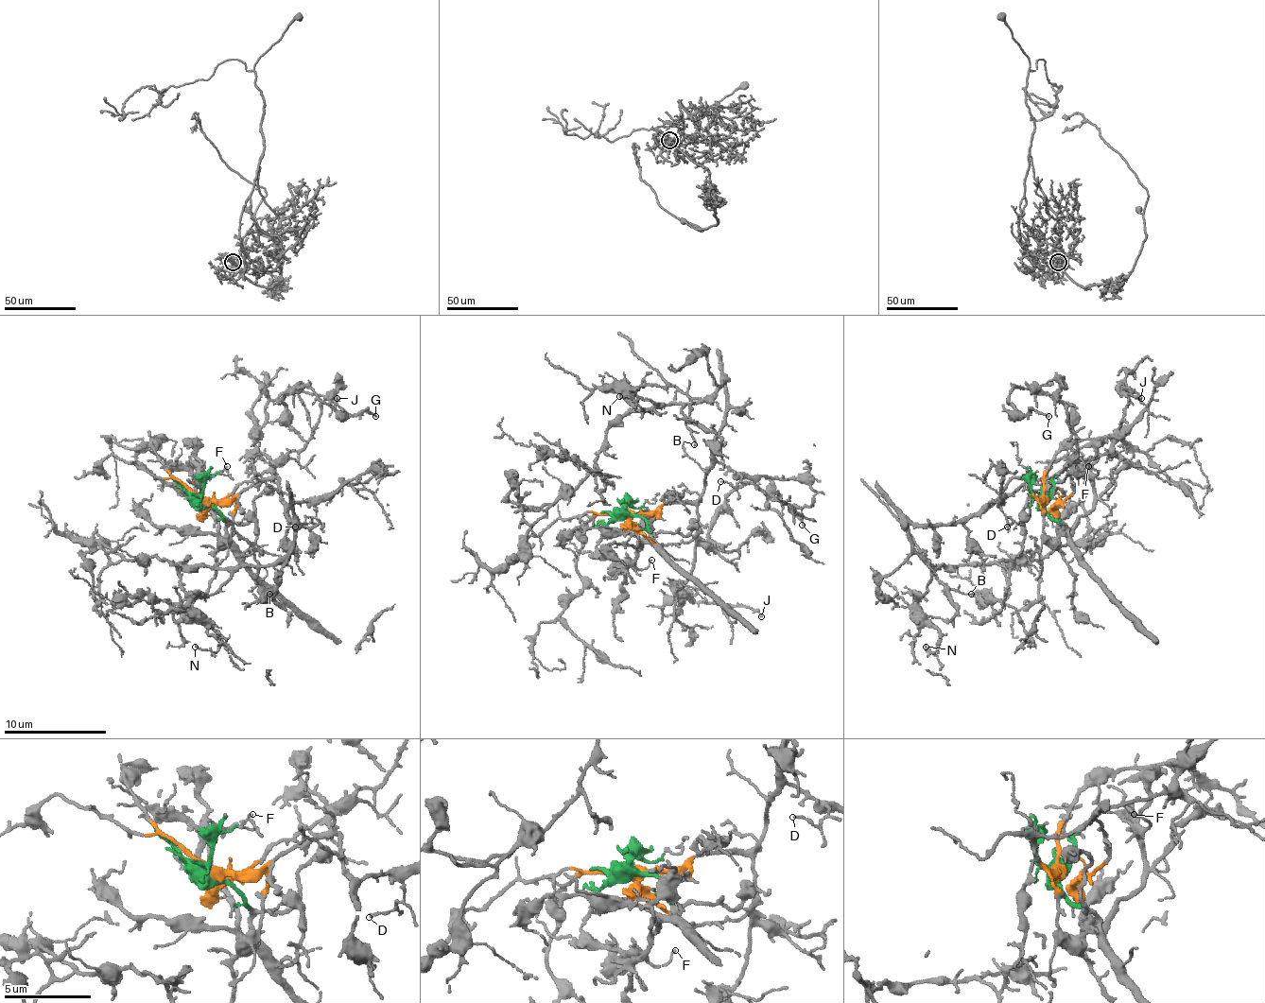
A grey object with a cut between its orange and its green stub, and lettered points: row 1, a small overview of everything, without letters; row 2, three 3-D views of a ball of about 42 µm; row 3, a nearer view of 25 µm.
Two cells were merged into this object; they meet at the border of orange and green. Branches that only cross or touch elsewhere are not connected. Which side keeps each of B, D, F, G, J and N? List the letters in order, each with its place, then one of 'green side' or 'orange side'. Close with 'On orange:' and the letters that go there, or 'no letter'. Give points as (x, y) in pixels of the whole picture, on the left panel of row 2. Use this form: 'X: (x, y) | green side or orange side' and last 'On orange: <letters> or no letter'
B: (269, 594) | orange side
D: (295, 527) | orange side
F: (227, 466) | green side
G: (375, 416) | orange side
J: (337, 398) | orange side
N: (195, 647) | orange side
On orange: B, D, G, J, N

